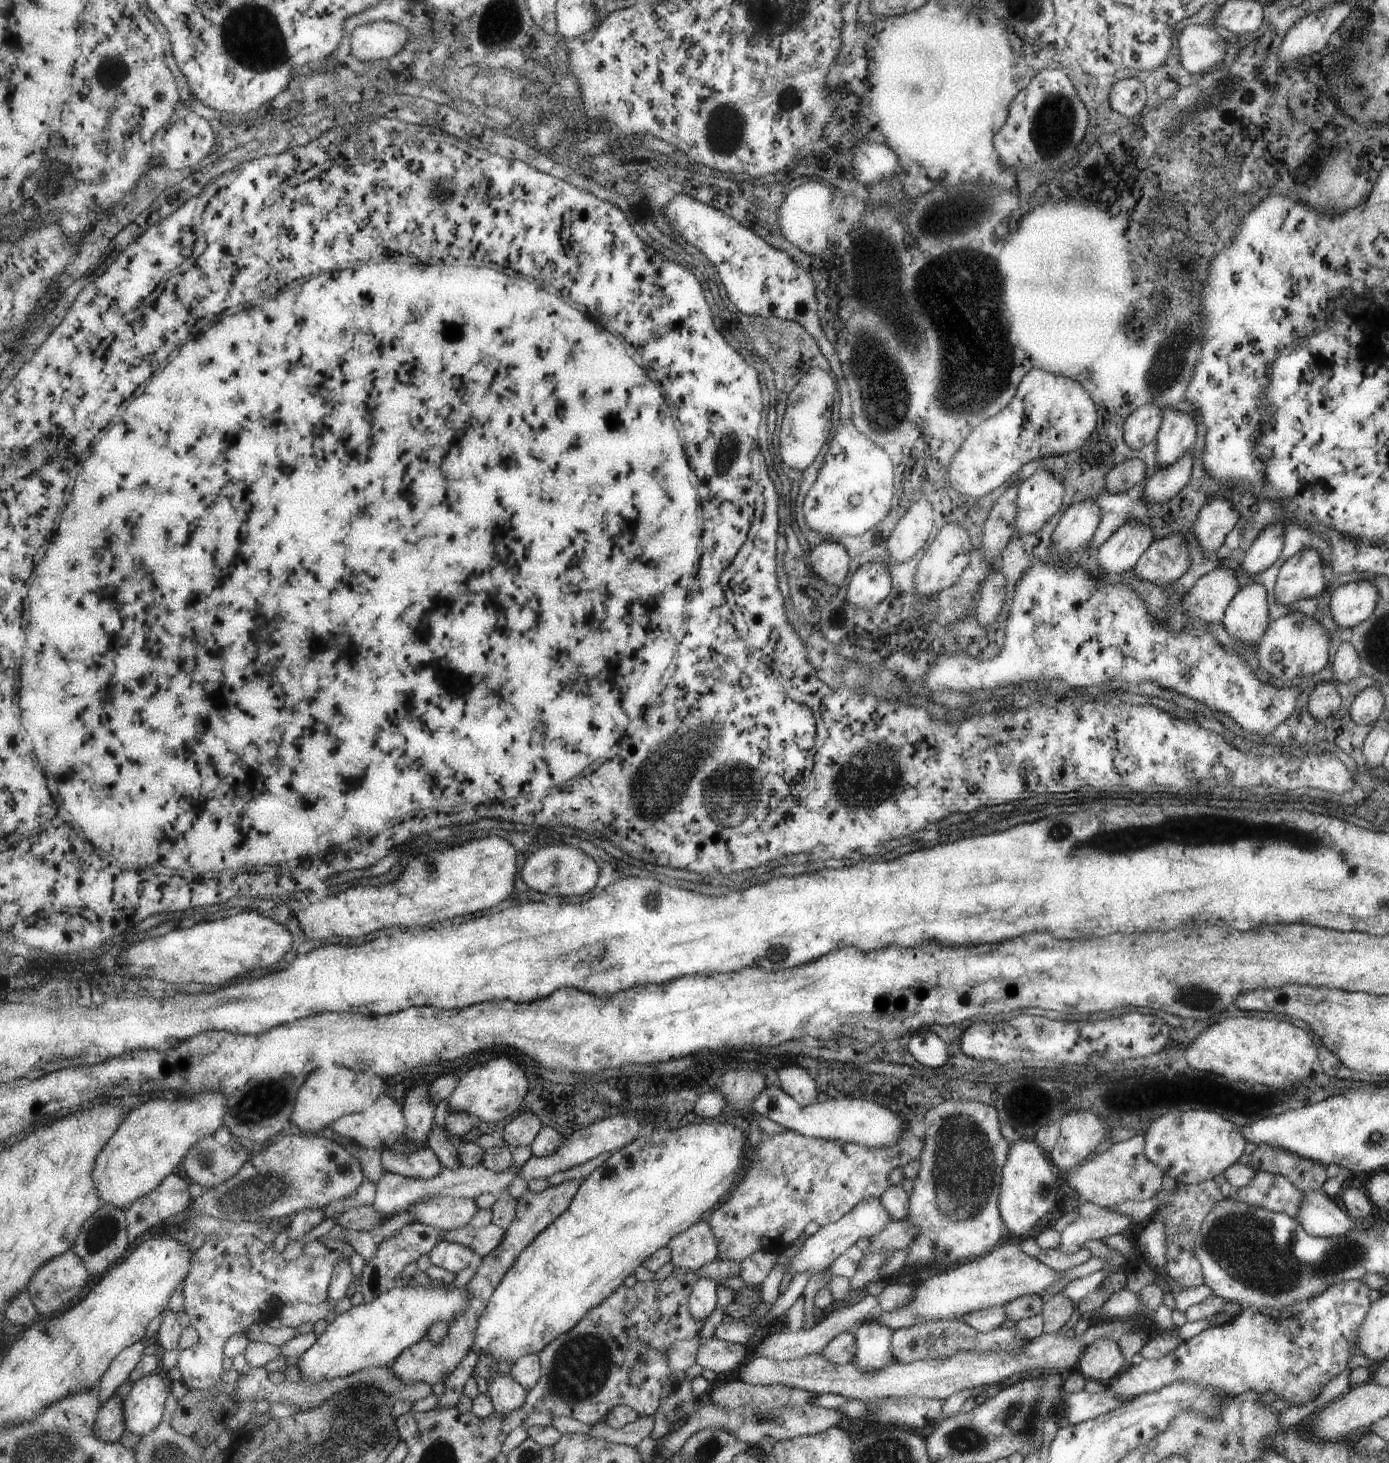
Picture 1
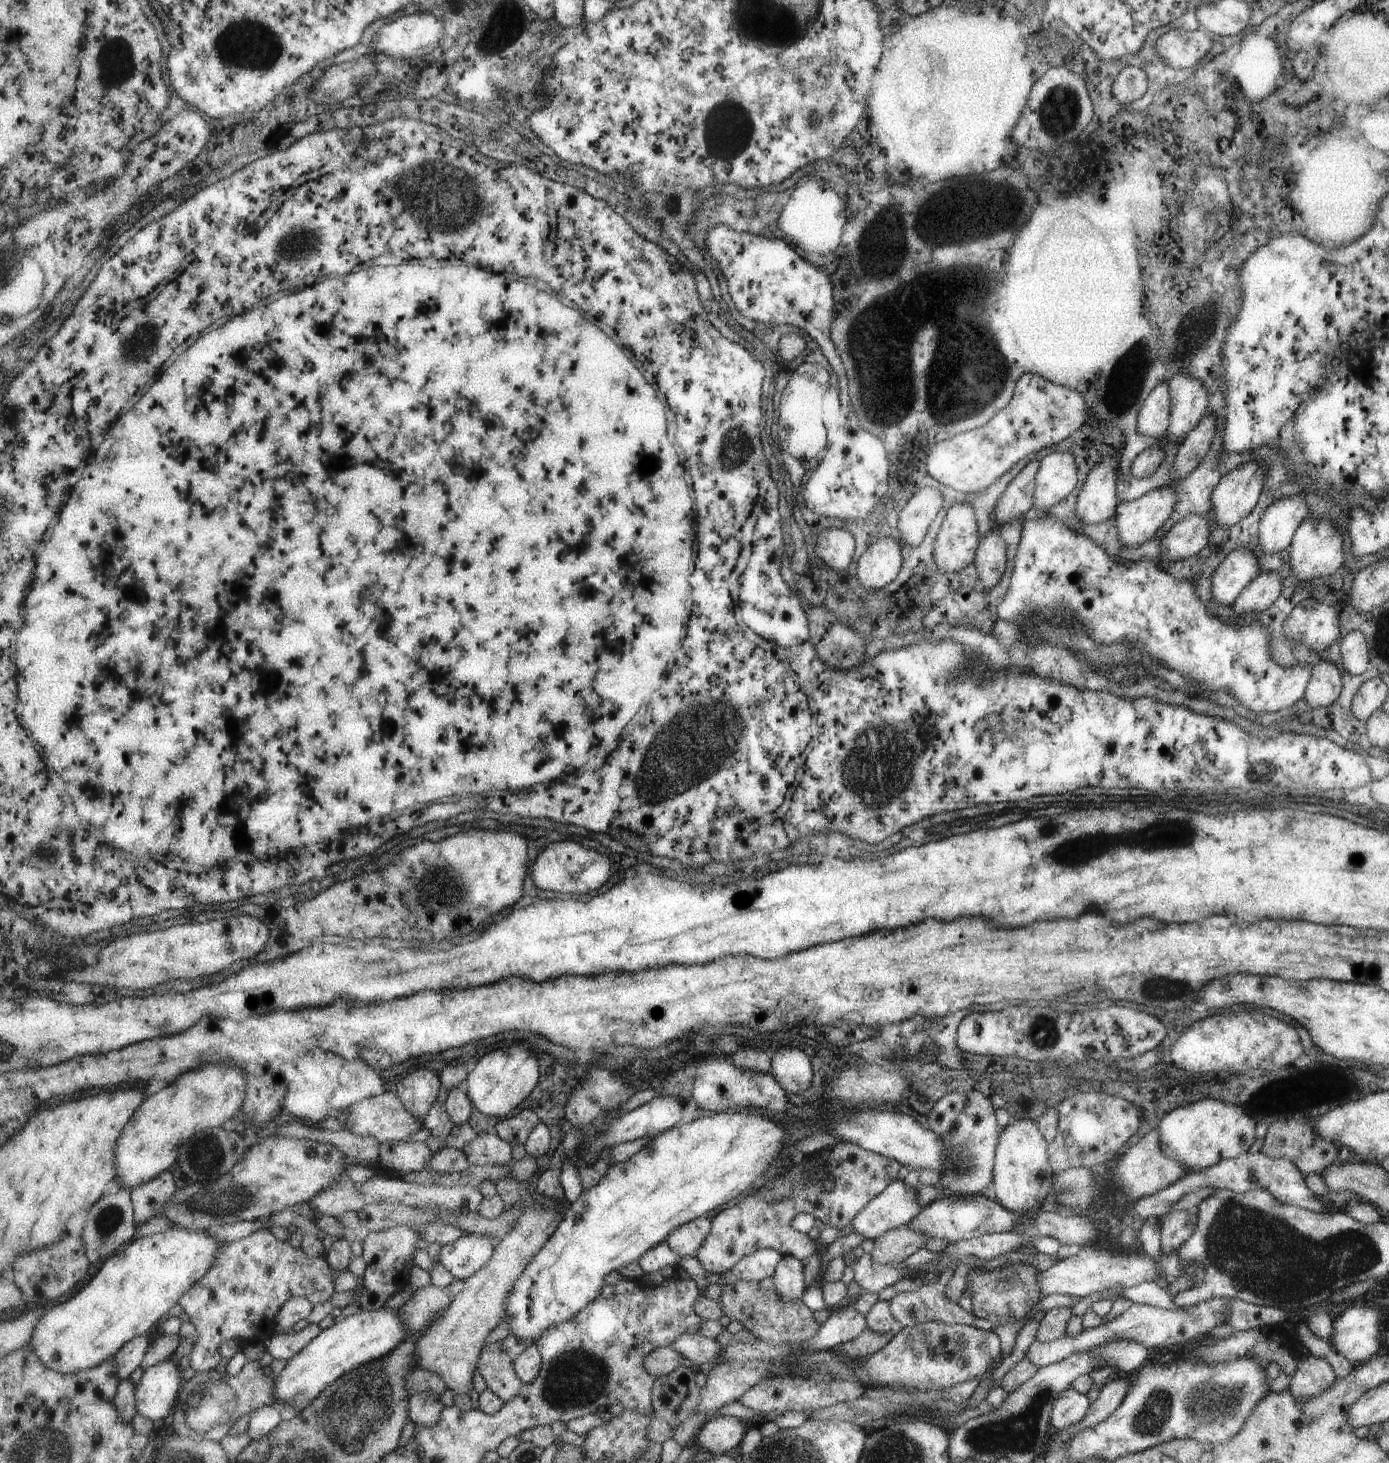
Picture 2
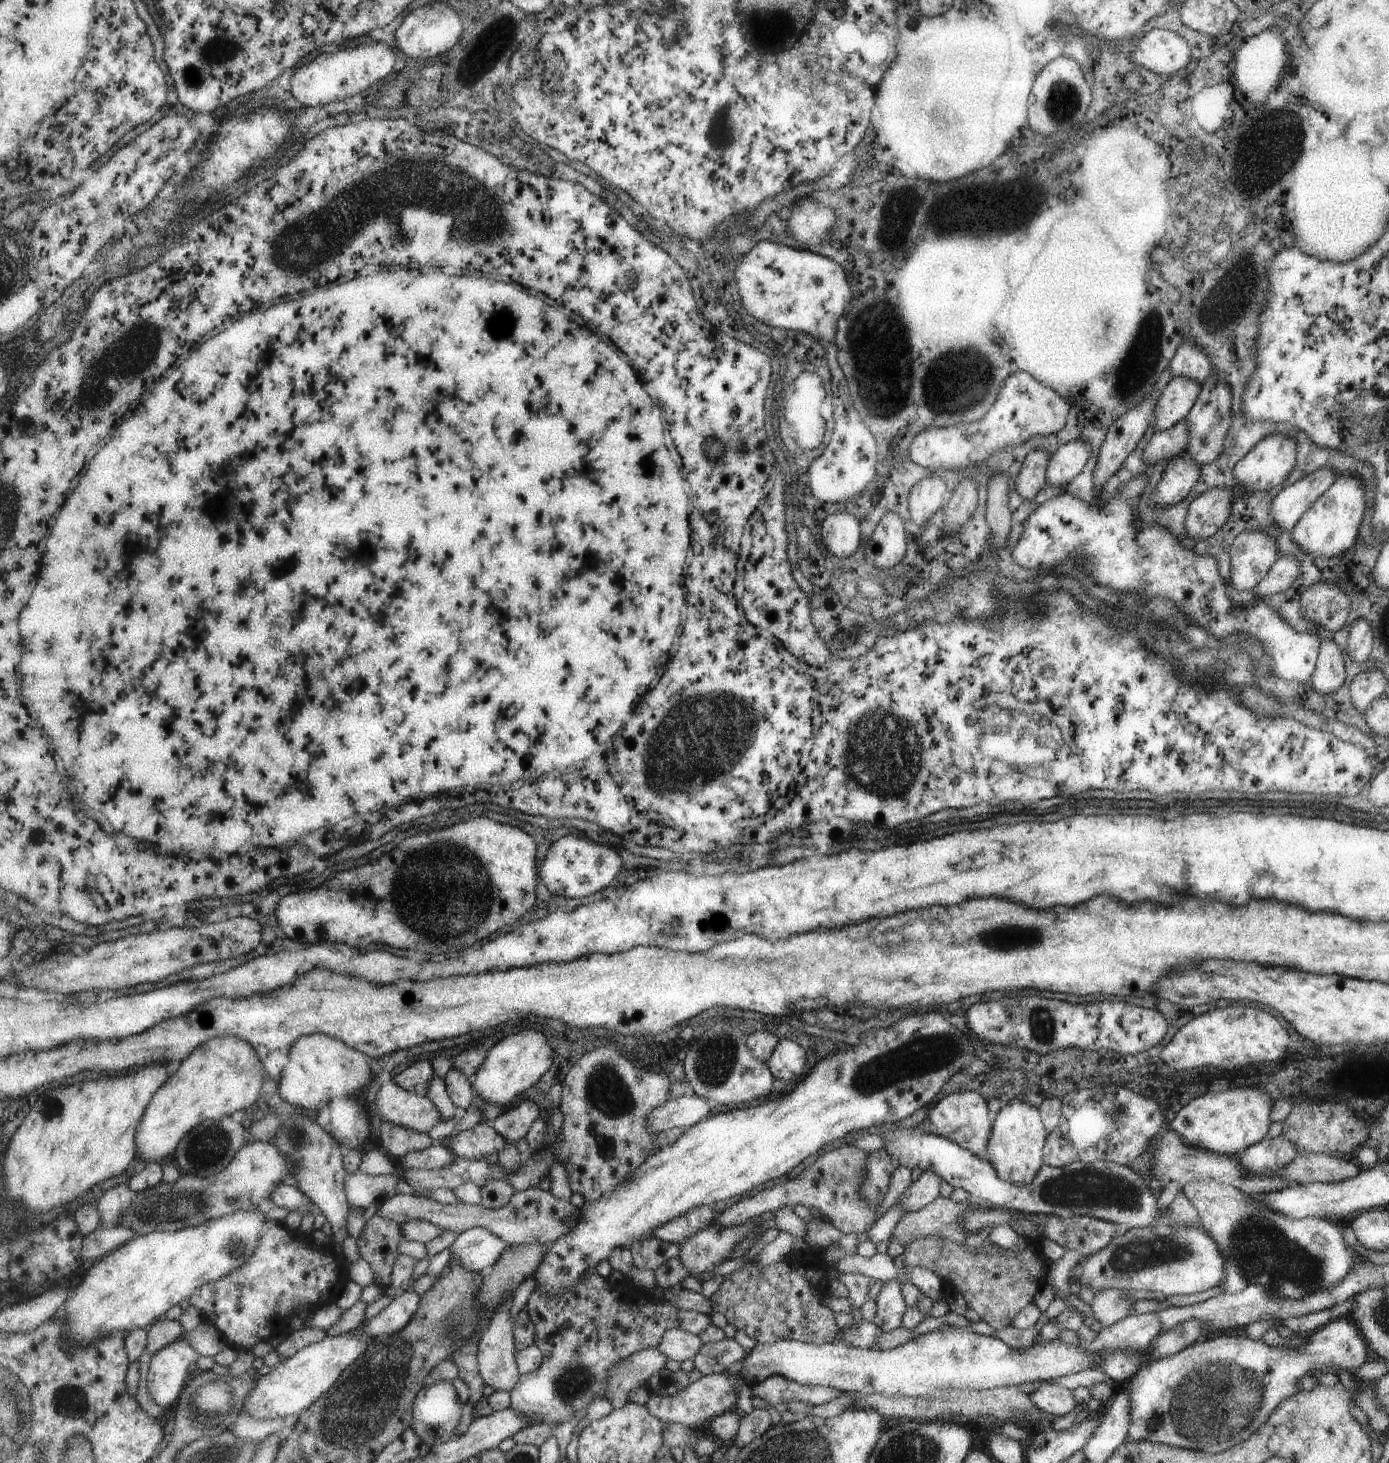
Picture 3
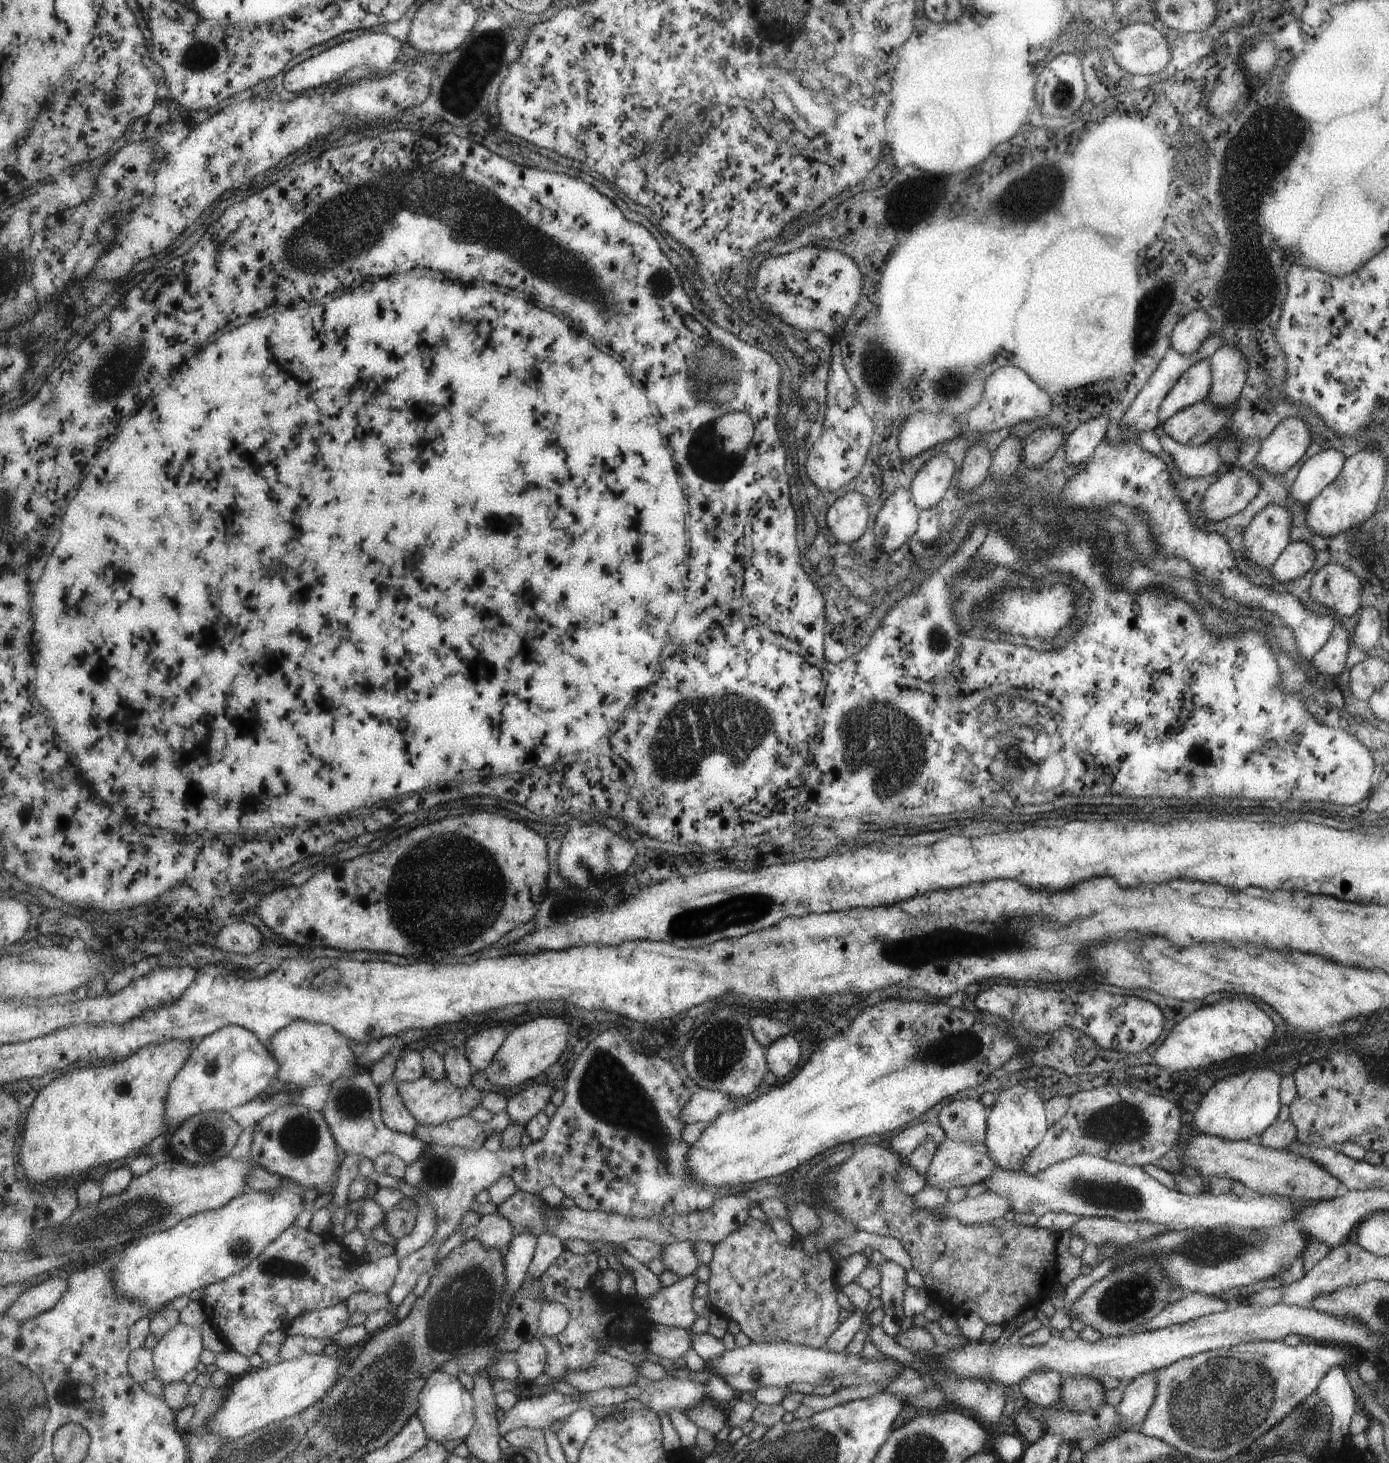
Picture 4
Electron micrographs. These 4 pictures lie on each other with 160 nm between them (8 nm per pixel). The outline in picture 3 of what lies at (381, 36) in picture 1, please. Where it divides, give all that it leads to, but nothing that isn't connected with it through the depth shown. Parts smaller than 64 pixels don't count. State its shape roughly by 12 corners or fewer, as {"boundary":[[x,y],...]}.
{"boundary":[[447,4],[411,11],[396,50],[415,58],[449,52],[463,18]]}

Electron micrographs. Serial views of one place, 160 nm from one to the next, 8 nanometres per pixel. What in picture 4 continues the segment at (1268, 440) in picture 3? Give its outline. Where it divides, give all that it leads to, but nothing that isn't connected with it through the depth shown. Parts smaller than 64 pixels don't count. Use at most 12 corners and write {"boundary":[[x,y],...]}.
{"boundary":[[1285,418],[1254,461],[1282,475],[1303,456],[1309,422]]}

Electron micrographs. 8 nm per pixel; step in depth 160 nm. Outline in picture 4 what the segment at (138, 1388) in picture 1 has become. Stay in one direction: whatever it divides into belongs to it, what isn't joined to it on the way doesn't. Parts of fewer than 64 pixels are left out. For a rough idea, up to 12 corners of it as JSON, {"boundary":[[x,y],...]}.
{"boundary":[[177,1324],[153,1350],[155,1376],[182,1381],[204,1350],[201,1329]]}

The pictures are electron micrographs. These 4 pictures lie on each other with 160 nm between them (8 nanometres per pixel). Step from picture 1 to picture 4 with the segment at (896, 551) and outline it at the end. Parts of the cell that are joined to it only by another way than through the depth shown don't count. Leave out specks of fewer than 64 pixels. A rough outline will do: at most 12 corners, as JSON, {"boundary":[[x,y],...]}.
{"boundary":[[945,451],[924,462],[909,486],[919,510],[940,501],[954,462]]}

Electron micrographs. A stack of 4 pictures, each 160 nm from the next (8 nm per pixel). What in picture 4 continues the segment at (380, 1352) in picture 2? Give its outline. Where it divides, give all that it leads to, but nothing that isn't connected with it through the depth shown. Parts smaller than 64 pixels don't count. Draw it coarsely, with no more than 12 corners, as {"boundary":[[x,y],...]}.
{"boundary":[[324,1352],[243,1376],[204,1430],[234,1440],[302,1415],[334,1388]]}

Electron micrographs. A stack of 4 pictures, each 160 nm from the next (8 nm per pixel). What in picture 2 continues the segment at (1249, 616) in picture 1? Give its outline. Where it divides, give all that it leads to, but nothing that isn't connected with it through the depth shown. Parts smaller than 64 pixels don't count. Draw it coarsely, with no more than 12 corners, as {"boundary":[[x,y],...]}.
{"boundary":[[1277,571],[1259,573],[1241,589],[1231,608],[1259,612],[1280,595]]}

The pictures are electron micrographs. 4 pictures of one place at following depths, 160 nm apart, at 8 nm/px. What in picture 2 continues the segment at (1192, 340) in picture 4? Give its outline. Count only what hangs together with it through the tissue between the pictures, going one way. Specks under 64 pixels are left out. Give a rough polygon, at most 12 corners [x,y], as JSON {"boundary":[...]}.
{"boundary":[[1198,378],[1169,379],[1163,440],[1179,444],[1206,414],[1209,389]]}

